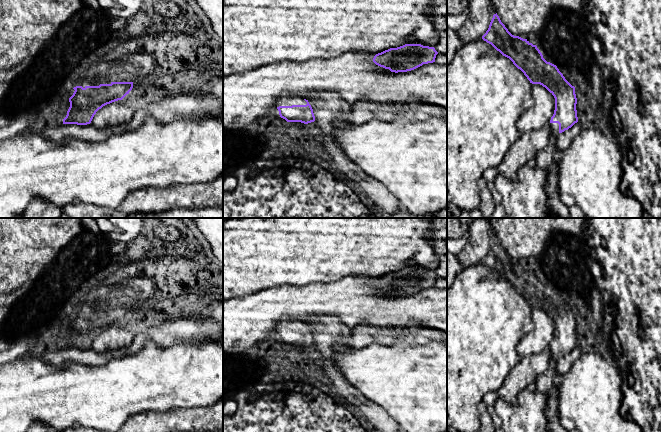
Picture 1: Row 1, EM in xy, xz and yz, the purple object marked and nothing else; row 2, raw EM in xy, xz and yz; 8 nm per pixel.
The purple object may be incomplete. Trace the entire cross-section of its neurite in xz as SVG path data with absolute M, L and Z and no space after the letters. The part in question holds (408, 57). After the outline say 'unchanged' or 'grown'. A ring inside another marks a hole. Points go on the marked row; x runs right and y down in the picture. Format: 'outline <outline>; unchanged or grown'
outline M405 44L390 48L374 56L373 62L391 72L407 72L423 64L435 62L438 52L434 47L421 44Z; unchanged

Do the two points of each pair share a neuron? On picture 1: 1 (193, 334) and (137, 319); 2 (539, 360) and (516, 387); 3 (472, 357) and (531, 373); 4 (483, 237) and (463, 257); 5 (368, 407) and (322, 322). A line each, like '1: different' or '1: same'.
1: same
2: same
3: different
4: same
5: same

